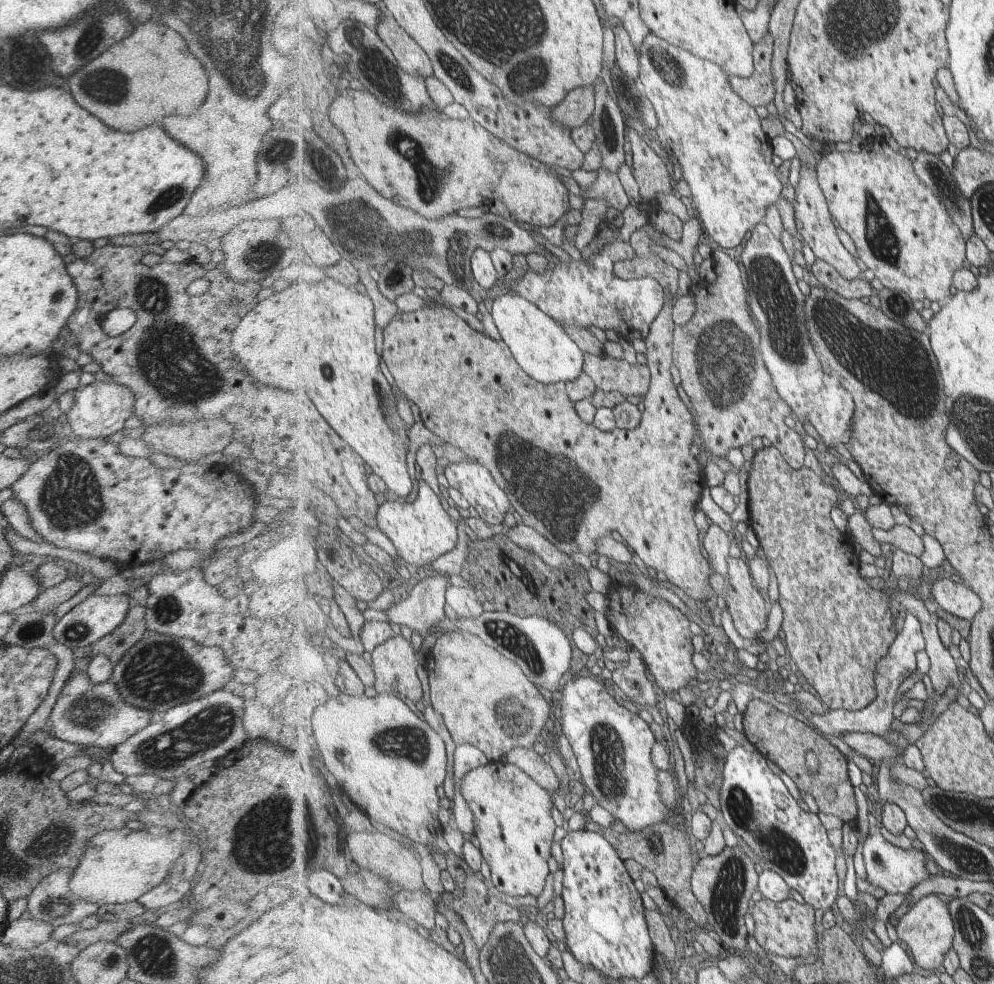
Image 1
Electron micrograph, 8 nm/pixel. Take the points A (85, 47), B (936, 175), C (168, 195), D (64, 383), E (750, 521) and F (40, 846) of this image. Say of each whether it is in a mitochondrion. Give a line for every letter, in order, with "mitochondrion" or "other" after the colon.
A: mitochondrion
B: mitochondrion
C: mitochondrion
D: other
E: other
F: other

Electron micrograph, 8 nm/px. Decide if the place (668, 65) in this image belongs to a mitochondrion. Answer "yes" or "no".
yes

